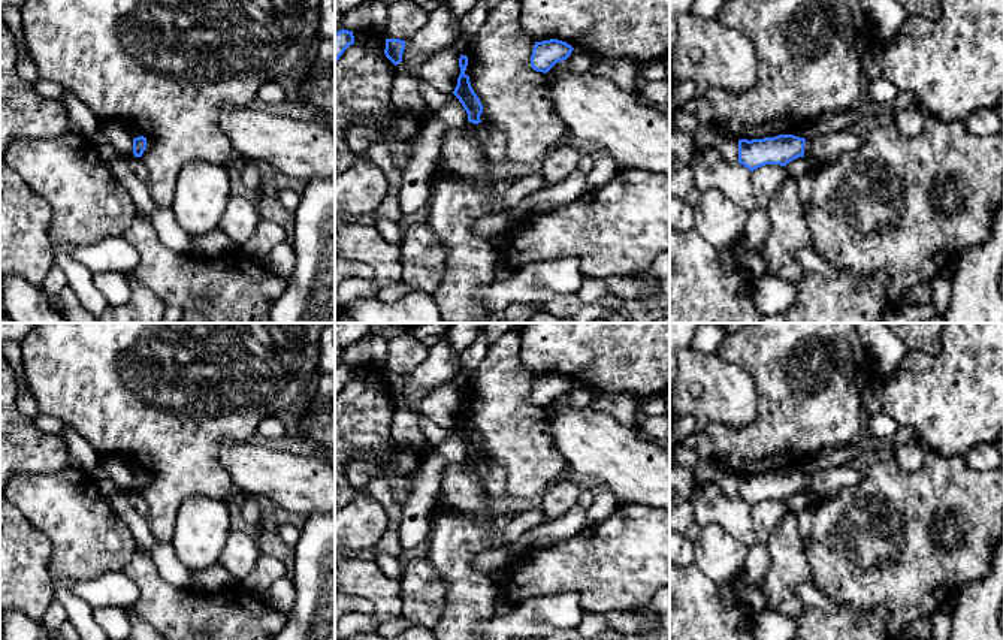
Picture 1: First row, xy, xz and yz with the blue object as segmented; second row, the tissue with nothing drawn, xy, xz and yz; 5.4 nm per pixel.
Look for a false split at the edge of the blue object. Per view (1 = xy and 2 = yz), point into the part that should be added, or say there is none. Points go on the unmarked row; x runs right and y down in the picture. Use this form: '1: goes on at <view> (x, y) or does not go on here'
1: does not go on here
2: does not go on here

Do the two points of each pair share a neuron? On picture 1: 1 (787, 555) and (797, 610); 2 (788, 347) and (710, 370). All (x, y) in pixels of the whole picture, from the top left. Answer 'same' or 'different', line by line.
1: same
2: different

